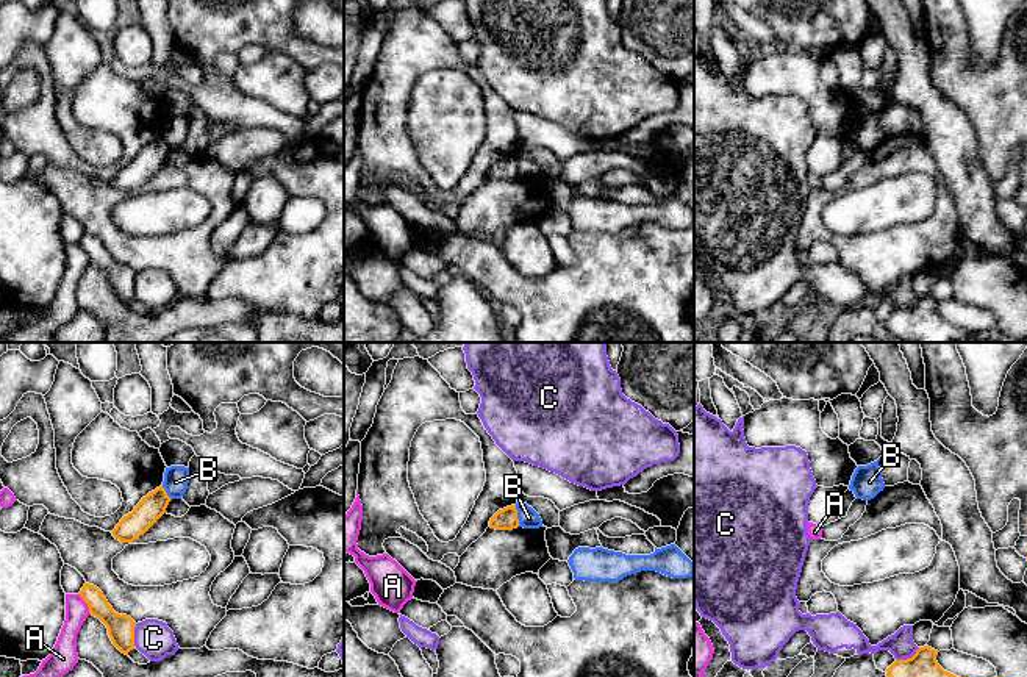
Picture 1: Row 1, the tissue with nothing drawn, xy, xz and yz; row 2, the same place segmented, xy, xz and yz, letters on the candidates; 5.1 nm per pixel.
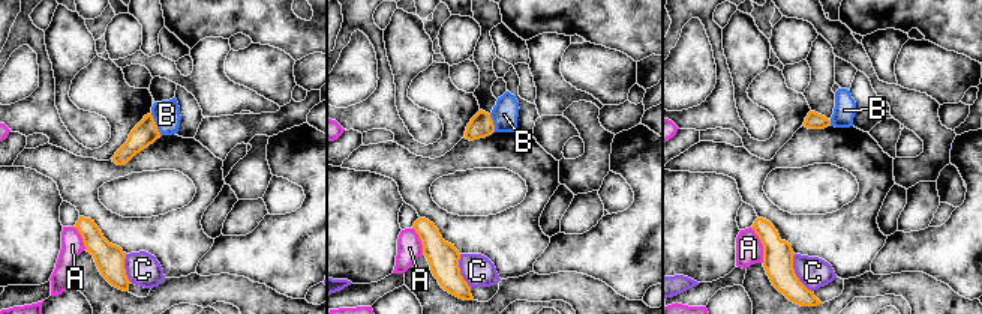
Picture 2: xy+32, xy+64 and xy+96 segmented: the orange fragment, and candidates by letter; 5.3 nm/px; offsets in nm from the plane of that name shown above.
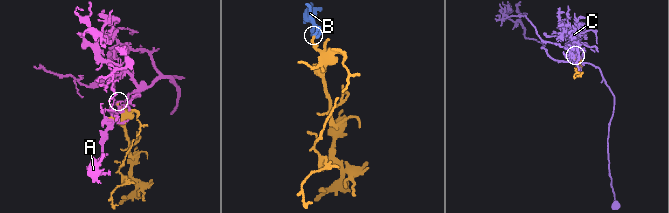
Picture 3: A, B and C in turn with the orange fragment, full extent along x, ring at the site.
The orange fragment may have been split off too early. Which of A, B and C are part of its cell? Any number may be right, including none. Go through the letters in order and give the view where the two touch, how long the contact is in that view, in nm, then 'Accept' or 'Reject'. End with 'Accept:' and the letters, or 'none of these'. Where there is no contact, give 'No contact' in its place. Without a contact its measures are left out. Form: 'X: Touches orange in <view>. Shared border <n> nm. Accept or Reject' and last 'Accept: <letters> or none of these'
A: Touches orange in xy. Shared border 130 nm. Reject
B: Touches orange in xz. Shared border 110 nm. Reject
C: Touches orange in yz. Shared border 140 nm. Reject
Accept: none of these

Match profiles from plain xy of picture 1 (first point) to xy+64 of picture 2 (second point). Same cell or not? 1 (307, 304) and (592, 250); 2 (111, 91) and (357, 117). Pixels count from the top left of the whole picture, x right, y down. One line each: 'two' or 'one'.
1: one
2: one

